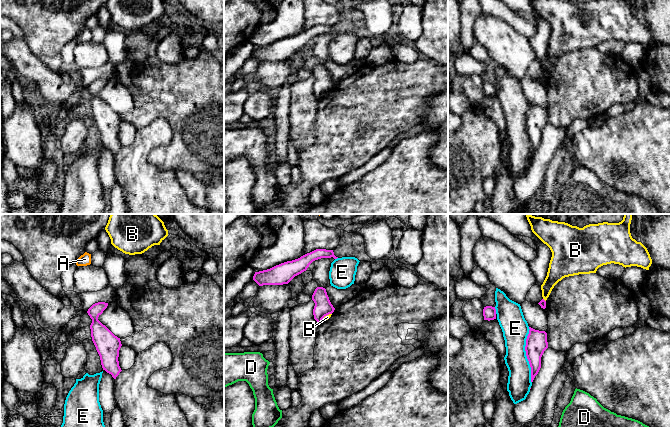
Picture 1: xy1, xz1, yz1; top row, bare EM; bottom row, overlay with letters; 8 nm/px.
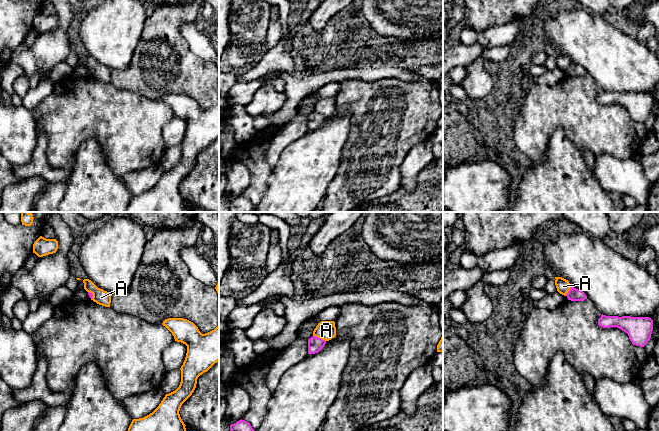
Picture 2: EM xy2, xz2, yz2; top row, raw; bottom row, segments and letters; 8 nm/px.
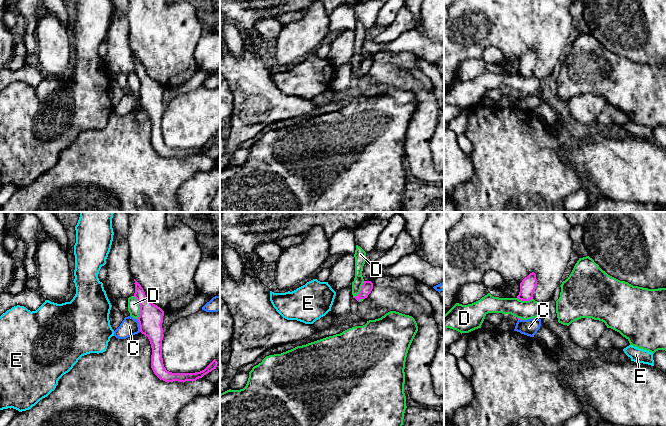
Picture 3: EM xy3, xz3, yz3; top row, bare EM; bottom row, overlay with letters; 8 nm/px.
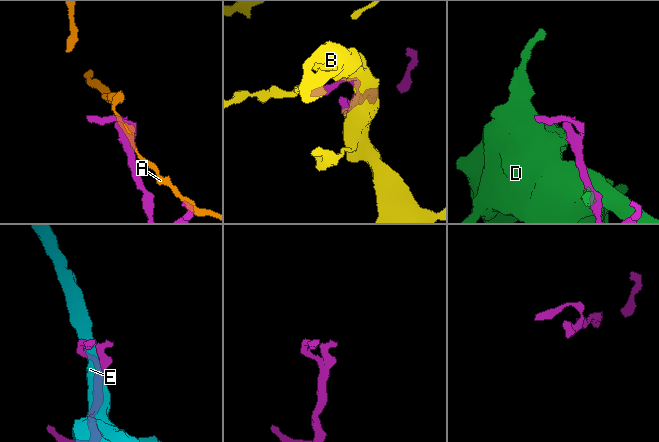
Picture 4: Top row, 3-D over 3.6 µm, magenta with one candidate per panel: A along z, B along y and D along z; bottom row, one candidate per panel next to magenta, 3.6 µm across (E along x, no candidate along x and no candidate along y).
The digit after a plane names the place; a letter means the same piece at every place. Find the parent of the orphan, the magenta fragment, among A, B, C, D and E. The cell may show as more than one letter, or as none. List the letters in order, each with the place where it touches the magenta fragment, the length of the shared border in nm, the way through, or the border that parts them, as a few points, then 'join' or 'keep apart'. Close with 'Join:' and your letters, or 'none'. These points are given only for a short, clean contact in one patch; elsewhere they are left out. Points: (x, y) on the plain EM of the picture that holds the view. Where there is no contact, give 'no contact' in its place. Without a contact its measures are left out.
A: contact xz2 (319, 114); length 120 nm; border xz2 (313, 111), (325, 117); keep apart
B: contact xz1 (326, 91); length 110 nm; way xz1 (323, 83), (326, 91), (327, 93); join
C: contact xy3 (139, 101); length 110 nm; border xy3 (136, 95), (140, 107); keep apart
D: contact xy3 (140, 84); length 190 nm; border xy3 (133, 72), (139, 80), (139, 92), (137, 95); keep apart
E: contact yz1 (526, 131); length 440 nm; keep apart
Join: B

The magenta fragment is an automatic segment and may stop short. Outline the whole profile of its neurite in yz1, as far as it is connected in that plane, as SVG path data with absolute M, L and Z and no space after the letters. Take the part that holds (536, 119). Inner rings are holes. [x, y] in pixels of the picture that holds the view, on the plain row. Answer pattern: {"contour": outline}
{"contour": "M529 103L529 110L526 115L526 132L531 143L531 158L541 144L541 133L548 124L547 109Z"}

